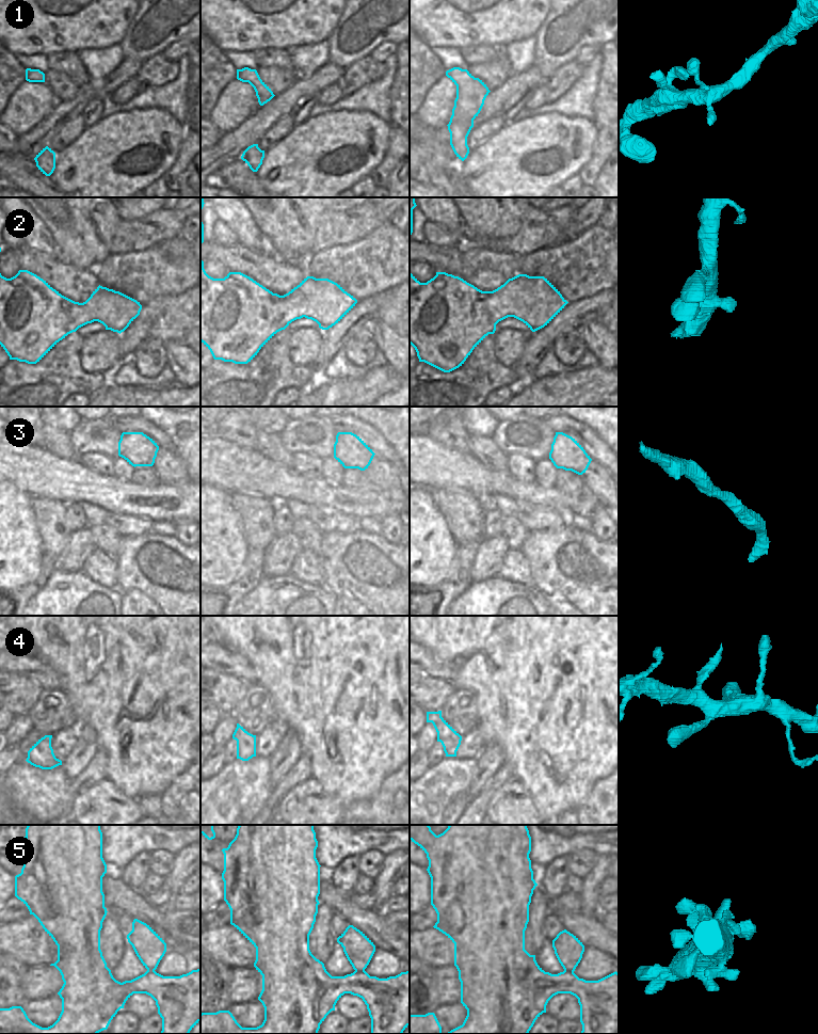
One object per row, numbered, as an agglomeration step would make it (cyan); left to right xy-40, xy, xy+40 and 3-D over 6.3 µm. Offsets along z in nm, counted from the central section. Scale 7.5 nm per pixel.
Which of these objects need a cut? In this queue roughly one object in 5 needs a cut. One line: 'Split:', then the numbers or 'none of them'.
Split: none of them.

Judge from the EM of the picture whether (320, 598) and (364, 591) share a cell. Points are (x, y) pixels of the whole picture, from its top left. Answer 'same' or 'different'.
different

